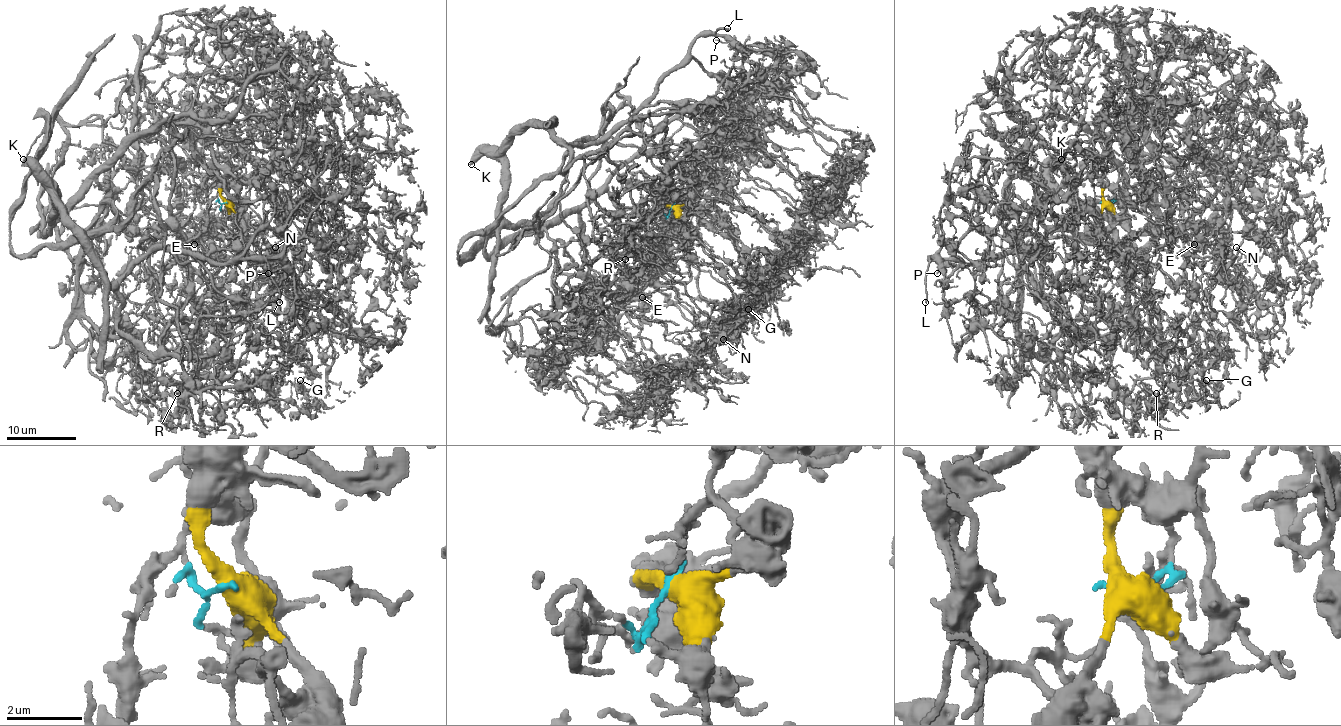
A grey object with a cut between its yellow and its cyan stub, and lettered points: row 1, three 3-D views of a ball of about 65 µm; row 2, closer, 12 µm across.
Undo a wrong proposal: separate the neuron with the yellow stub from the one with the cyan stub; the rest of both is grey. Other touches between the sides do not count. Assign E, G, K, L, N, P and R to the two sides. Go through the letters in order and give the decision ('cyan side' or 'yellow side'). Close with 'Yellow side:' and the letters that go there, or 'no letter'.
E: cyan side
G: cyan side
K: yellow side
L: yellow side
N: cyan side
P: yellow side
R: cyan side
Yellow side: K, L, P

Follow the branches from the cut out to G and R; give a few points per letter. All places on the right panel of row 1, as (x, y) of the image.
G: (1103, 203), (1107, 254), (1151, 310), (1151, 357), (1180, 383), (1212, 383), (1207, 408), (1207, 380)
R: (1103, 203), (1112, 201), (1107, 208), (1107, 254), (1151, 310), (1151, 345), (1161, 352), (1168, 381), (1156, 394)

